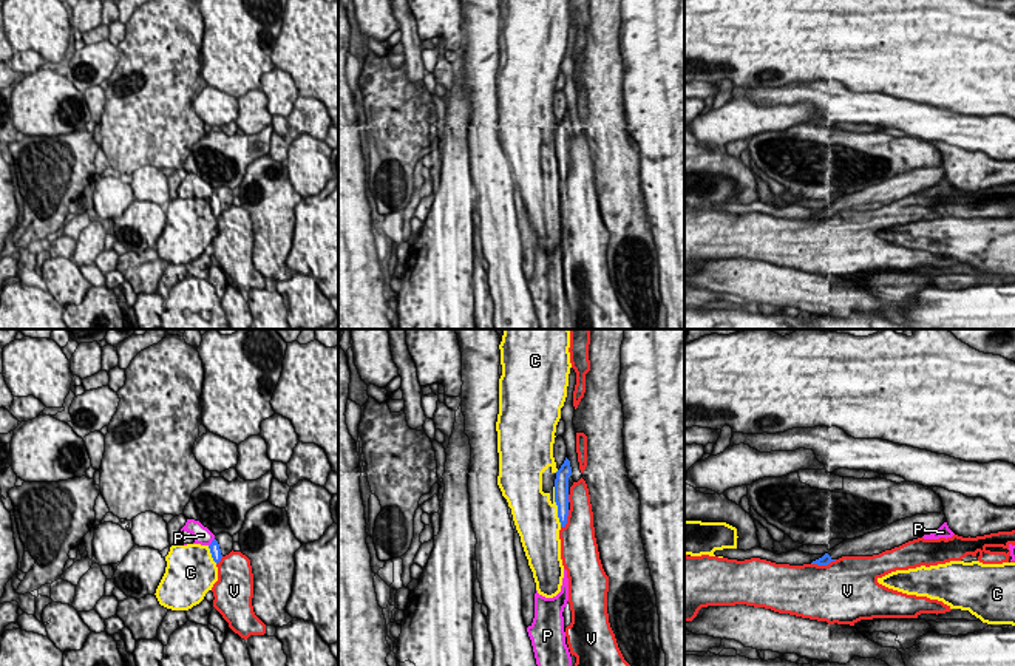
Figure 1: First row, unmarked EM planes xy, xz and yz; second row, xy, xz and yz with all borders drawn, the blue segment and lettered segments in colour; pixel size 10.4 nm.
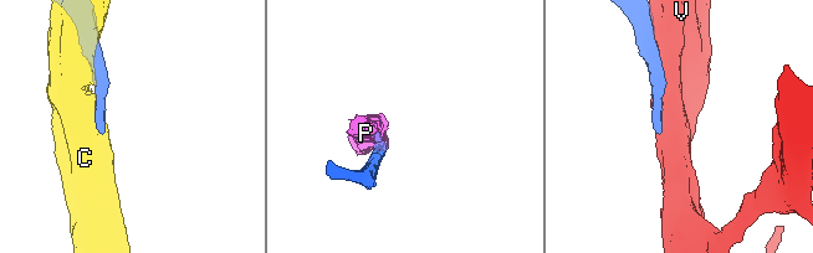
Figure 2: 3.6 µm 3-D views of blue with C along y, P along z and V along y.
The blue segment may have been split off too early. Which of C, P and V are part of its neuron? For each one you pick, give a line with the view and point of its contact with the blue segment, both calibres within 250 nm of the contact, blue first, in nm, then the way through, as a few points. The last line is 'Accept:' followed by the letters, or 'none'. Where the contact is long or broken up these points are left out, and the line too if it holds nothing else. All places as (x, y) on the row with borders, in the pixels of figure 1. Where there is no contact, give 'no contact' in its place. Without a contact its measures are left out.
Accept: none

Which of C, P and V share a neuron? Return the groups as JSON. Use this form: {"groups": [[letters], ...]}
{"groups": [["C"], ["P"], ["V"]]}

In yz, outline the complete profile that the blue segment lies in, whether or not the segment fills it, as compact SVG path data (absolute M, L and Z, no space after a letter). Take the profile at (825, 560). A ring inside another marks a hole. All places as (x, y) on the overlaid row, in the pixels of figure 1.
M944 511L905 518L864 536L845 539L811 564L828 566L831 561L836 561L842 556L879 555L885 550L891 550L908 541L933 533L945 521Z

